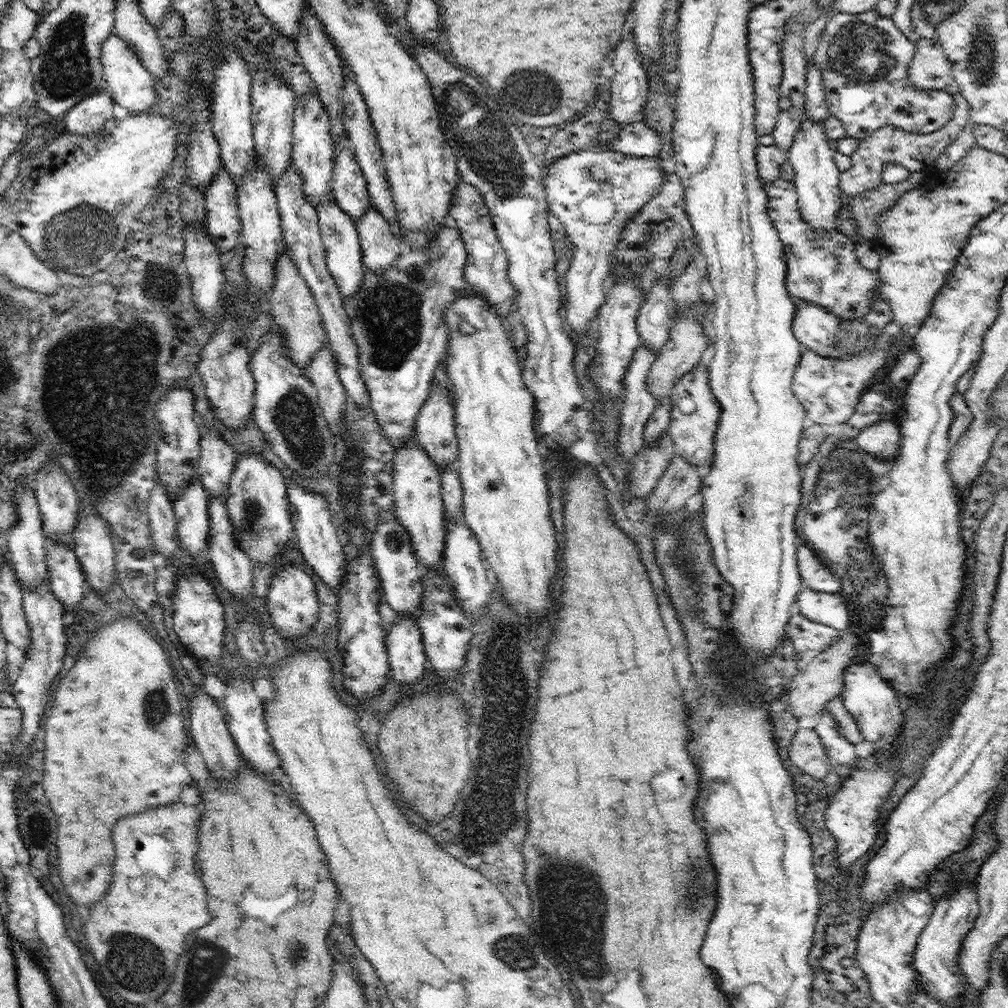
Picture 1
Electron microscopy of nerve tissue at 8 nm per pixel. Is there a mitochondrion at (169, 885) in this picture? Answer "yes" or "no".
no

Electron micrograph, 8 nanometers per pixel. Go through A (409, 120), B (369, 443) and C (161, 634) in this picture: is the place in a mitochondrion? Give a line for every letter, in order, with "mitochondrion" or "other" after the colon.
A: other
B: other
C: other

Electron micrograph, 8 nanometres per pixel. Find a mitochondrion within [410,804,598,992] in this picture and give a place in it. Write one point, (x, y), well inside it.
(516, 952)

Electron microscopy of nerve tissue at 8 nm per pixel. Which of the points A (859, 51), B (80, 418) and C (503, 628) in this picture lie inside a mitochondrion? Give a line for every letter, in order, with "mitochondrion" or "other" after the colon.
A: mitochondrion
B: mitochondrion
C: mitochondrion

